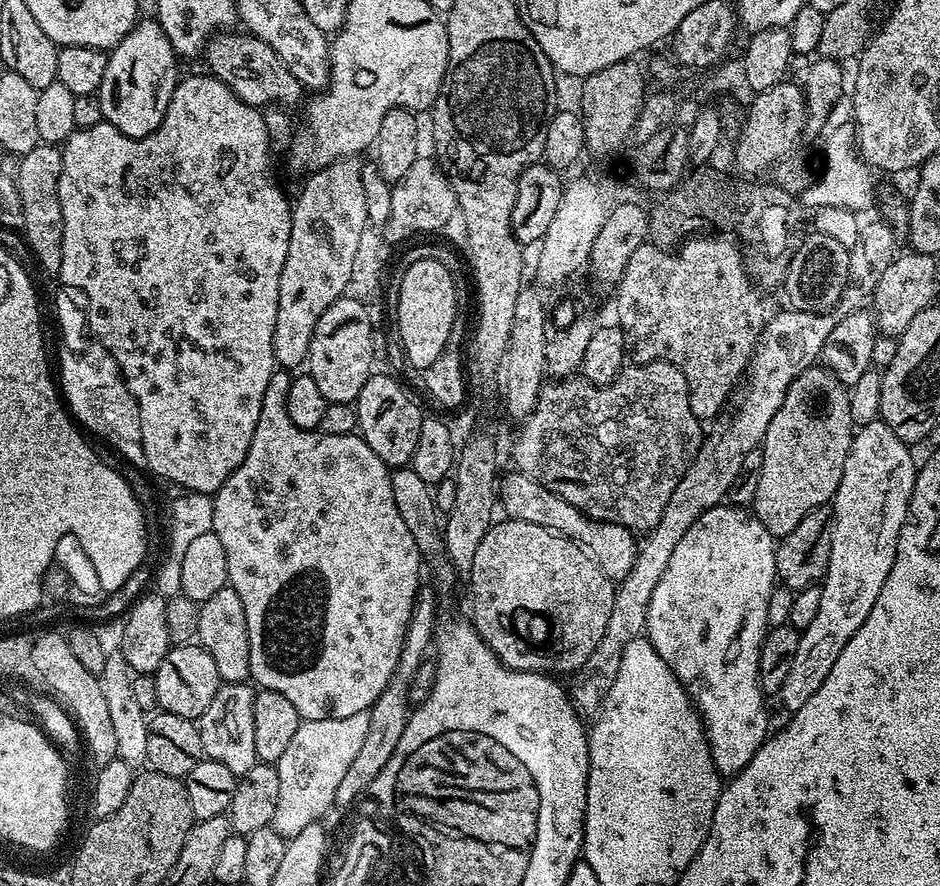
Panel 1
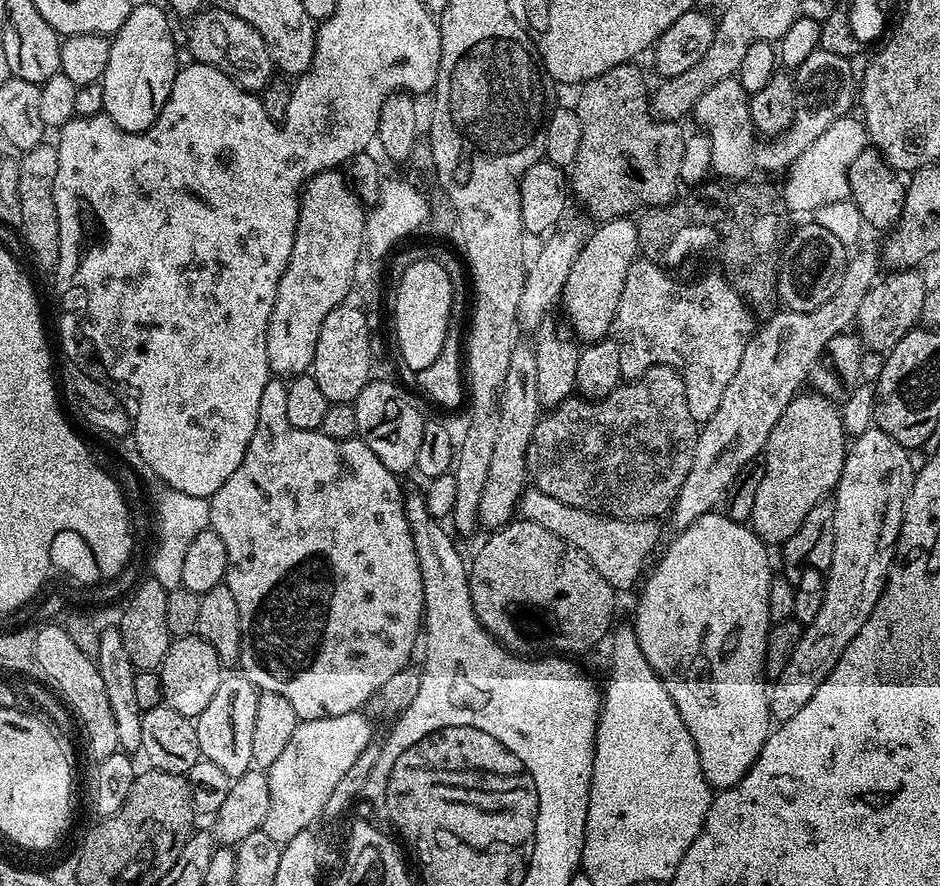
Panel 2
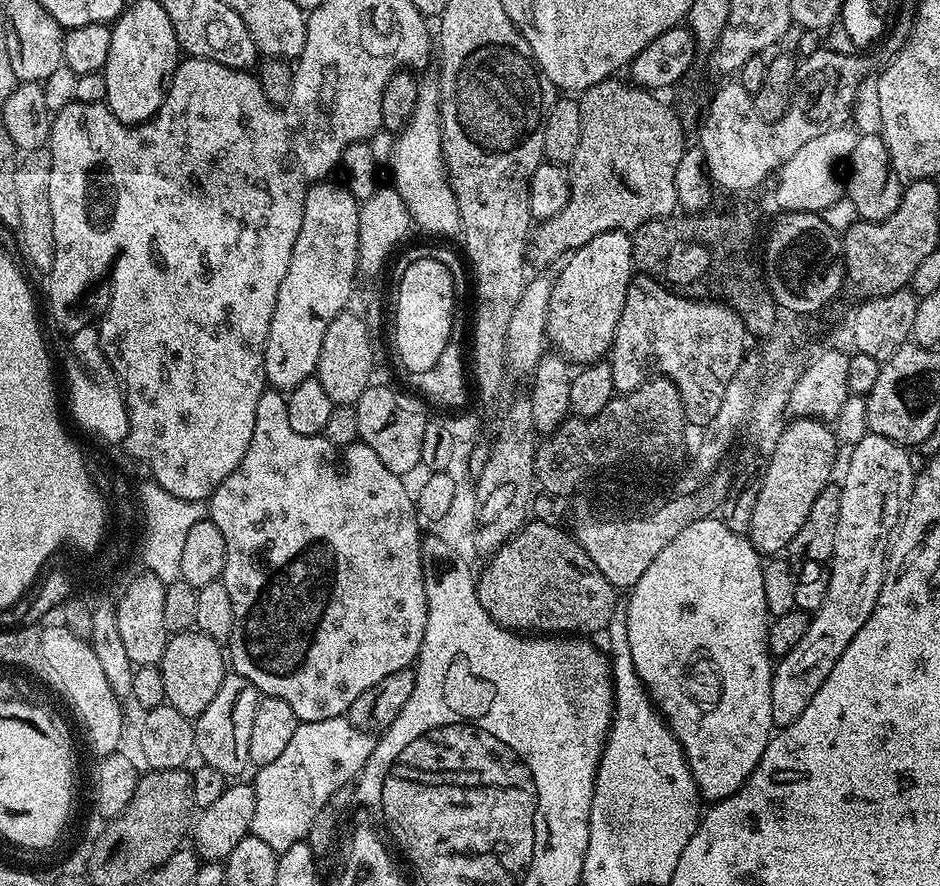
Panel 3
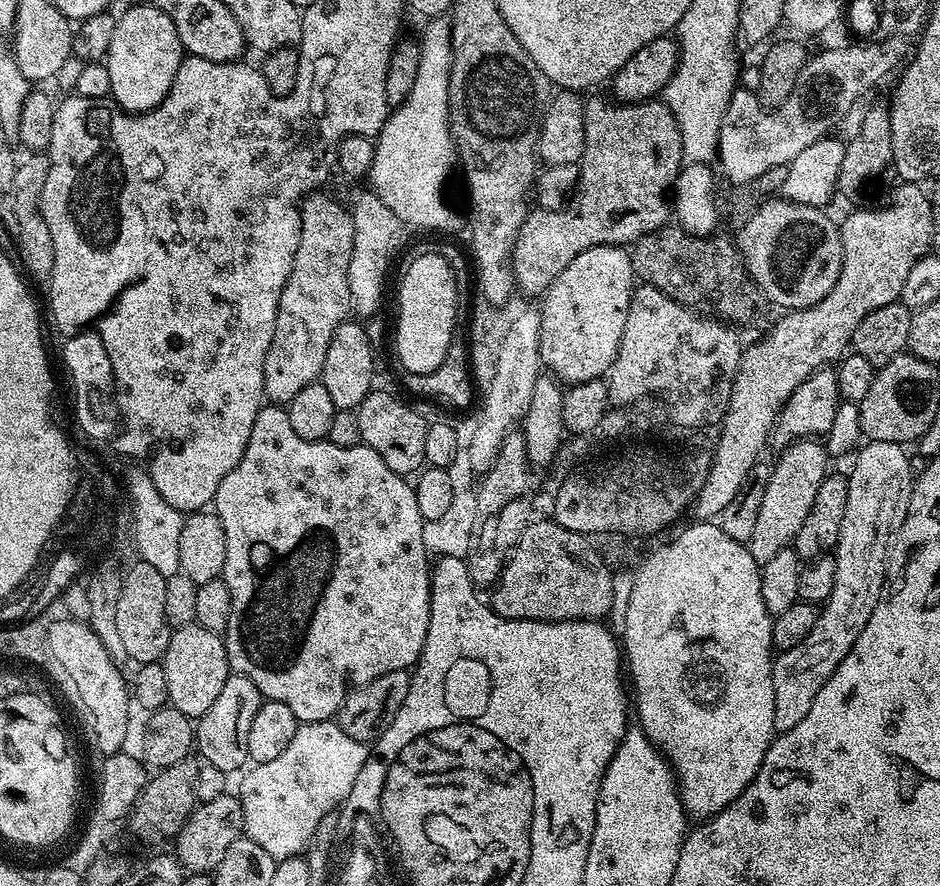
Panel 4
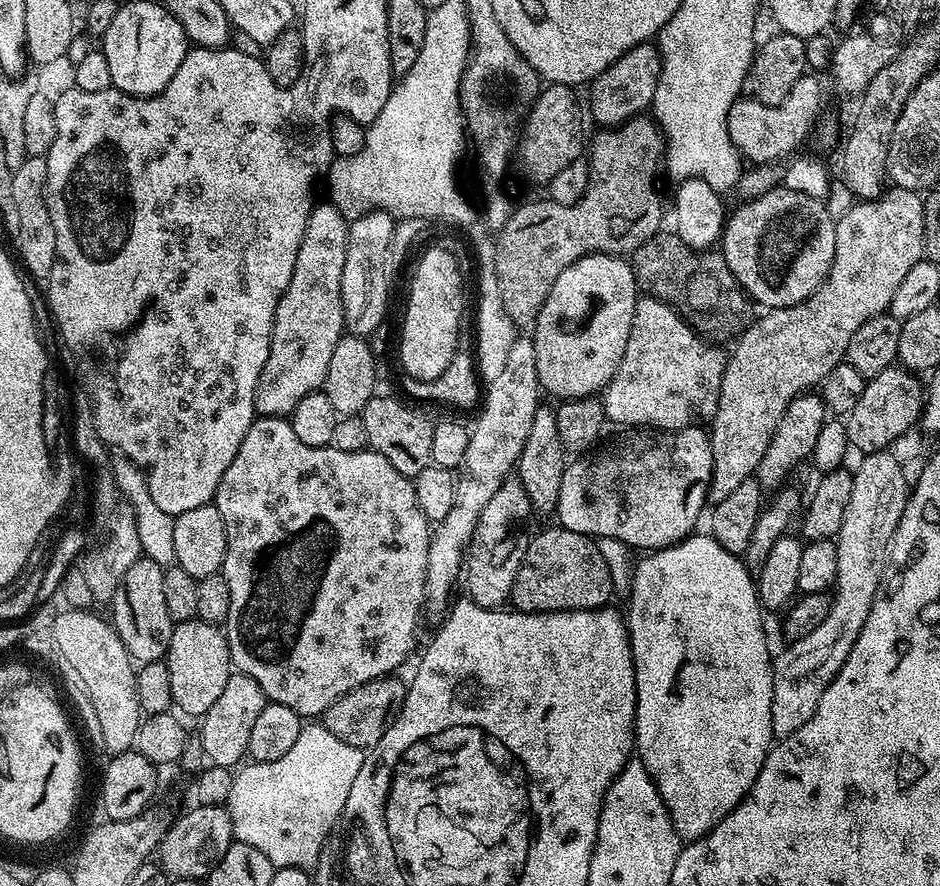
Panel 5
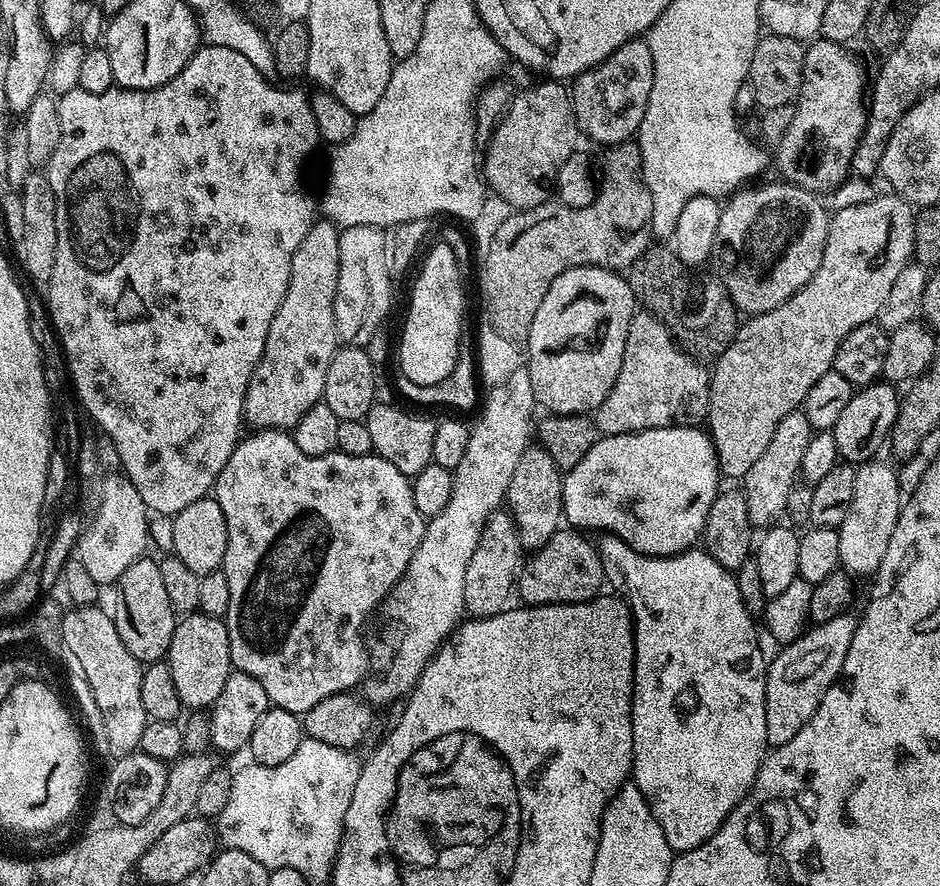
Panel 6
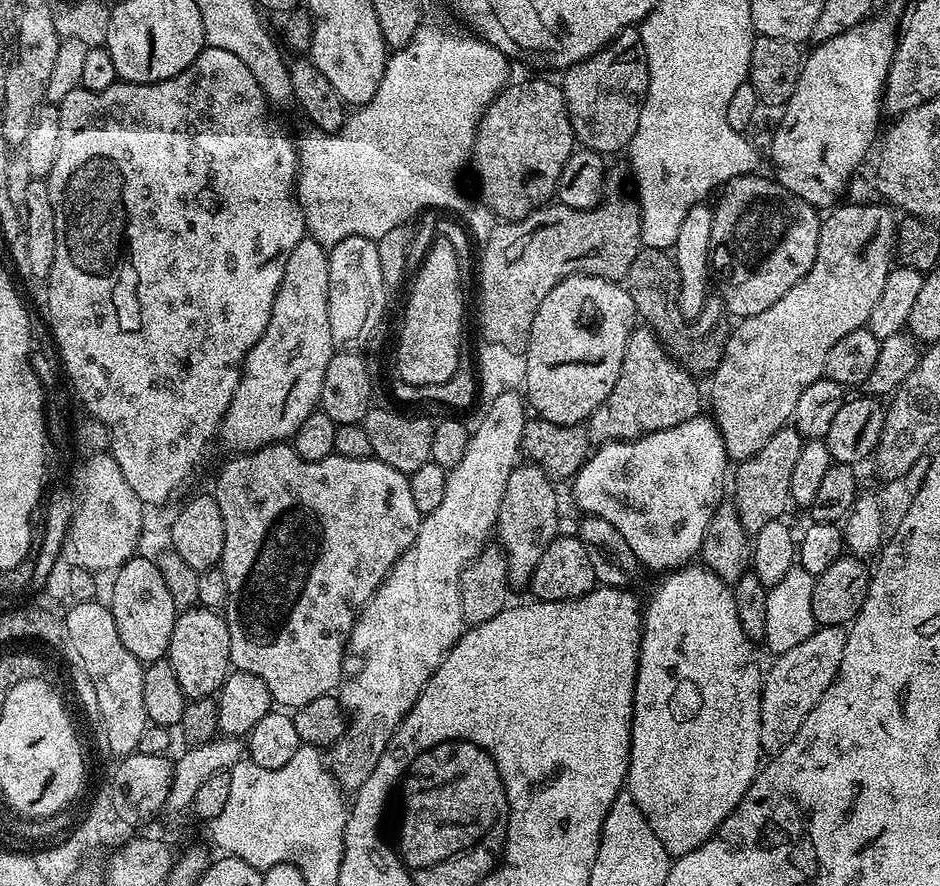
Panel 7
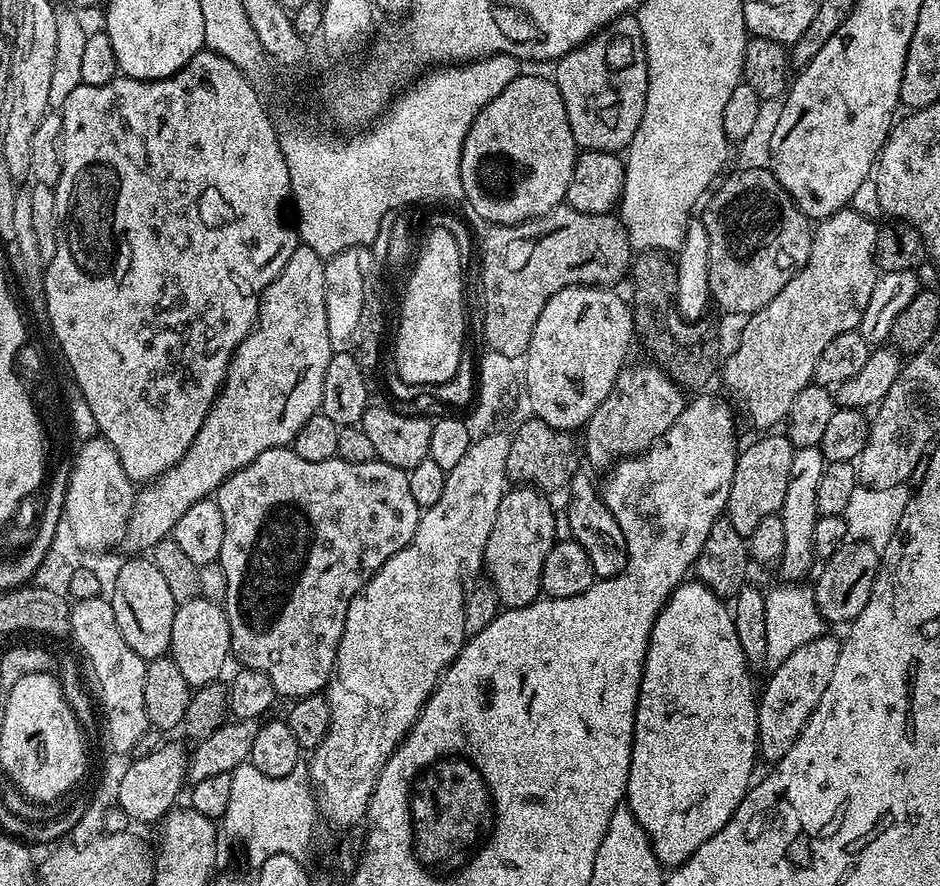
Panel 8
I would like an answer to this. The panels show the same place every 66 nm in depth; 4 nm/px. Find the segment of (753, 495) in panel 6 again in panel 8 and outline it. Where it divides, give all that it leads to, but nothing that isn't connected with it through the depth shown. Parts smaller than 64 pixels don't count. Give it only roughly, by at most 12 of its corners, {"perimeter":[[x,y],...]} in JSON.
{"perimeter":[[760,434],[736,458],[726,519],[754,534],[779,513],[796,448]]}

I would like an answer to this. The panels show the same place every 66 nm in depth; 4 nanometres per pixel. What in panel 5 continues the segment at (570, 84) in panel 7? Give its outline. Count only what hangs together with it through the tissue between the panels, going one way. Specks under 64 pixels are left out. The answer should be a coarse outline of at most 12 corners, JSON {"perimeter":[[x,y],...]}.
{"perimeter":[[655,43],[634,46],[591,81],[604,128],[647,113],[660,77]]}

